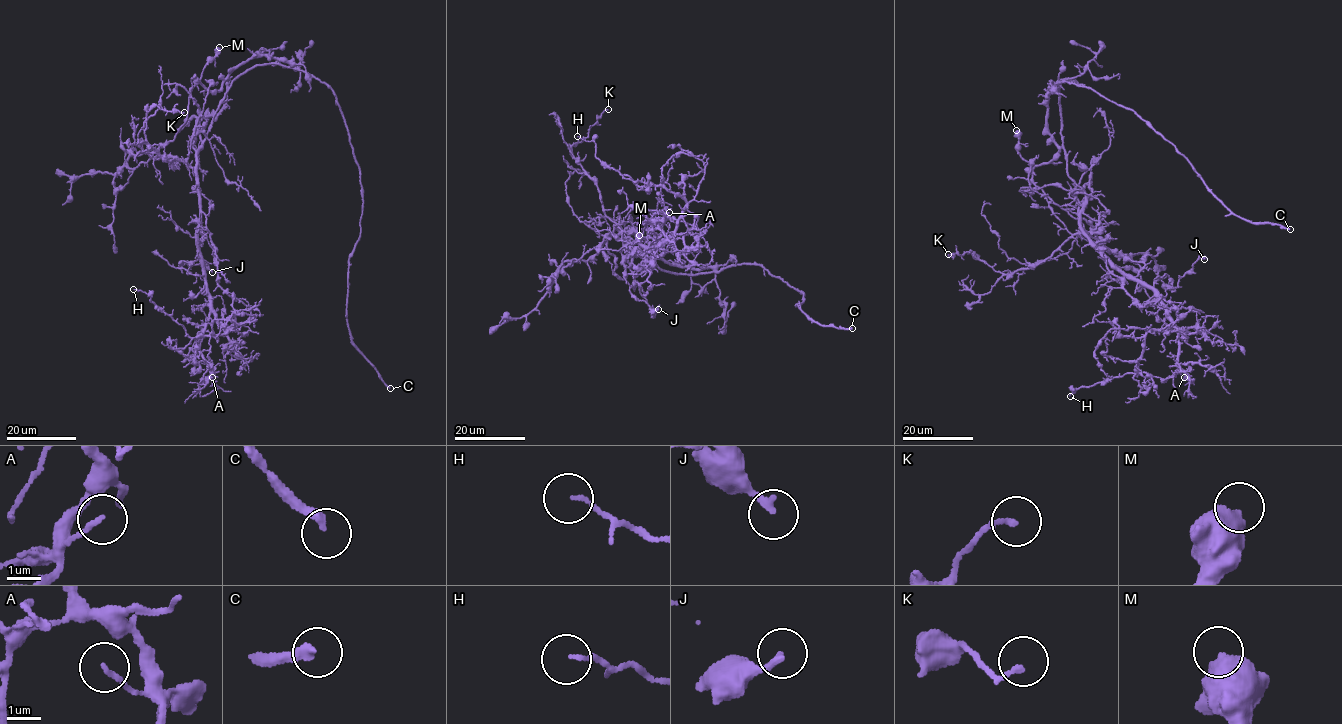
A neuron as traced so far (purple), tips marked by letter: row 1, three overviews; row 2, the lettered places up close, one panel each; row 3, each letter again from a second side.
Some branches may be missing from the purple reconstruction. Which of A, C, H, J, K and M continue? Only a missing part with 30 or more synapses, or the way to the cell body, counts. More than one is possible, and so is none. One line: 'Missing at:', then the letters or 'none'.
Missing at: C

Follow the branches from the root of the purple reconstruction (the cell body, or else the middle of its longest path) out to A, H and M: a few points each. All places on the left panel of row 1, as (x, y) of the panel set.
A: (228, 90), (197, 154), (197, 250), (210, 297), (200, 351), (211, 367), (209, 379), (212, 377)
H: (228, 90), (197, 154), (197, 250), (217, 322), (235, 327), (189, 337), (151, 295), (133, 289)
M: (228, 90), (256, 66), (292, 66), (255, 55), (234, 69), (219, 90), (209, 90), (200, 78), (219, 47)

